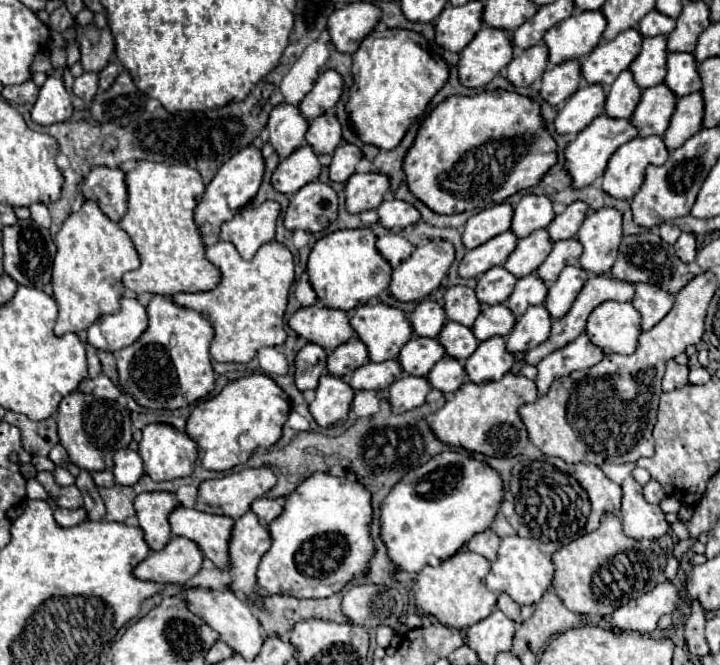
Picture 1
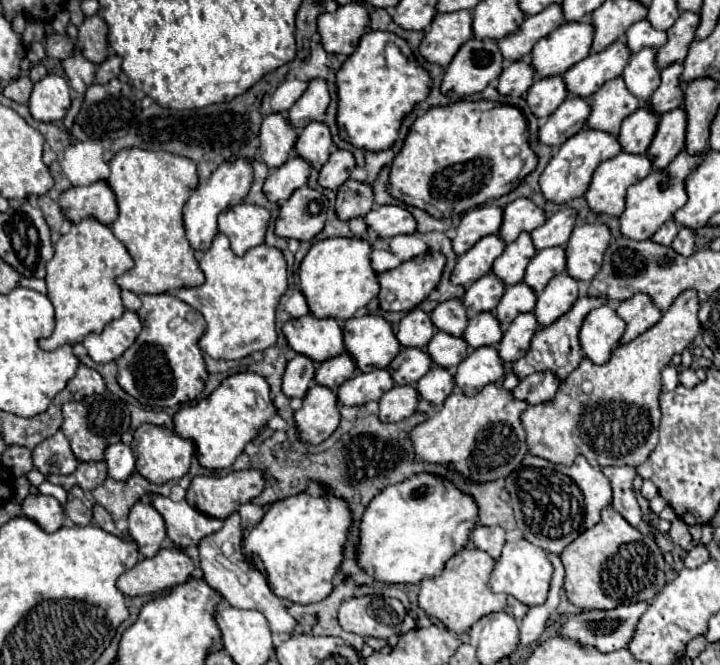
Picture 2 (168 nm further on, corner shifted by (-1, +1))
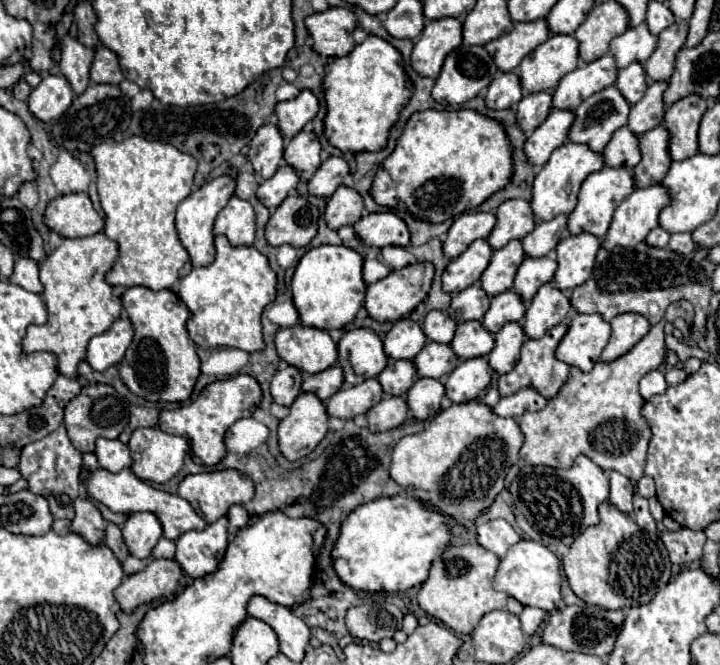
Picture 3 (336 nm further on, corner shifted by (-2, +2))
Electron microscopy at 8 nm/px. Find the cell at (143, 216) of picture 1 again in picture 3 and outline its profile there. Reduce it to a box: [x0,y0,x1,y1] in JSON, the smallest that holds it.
[92,137,196,291]

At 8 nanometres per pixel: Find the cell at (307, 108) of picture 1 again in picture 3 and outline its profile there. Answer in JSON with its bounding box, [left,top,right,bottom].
[276,89,320,137]

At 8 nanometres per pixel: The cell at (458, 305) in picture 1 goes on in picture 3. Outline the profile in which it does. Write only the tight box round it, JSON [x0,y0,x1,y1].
[424,309,456,343]

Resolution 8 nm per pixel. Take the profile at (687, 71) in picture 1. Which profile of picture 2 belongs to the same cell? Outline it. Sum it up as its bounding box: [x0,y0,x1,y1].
[647,64,683,116]

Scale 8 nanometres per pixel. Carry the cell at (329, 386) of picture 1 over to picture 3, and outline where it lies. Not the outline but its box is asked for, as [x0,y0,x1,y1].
[278,393,328,461]

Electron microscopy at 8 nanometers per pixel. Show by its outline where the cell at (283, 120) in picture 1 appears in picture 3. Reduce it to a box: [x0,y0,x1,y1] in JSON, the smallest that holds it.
[248,125,284,179]

